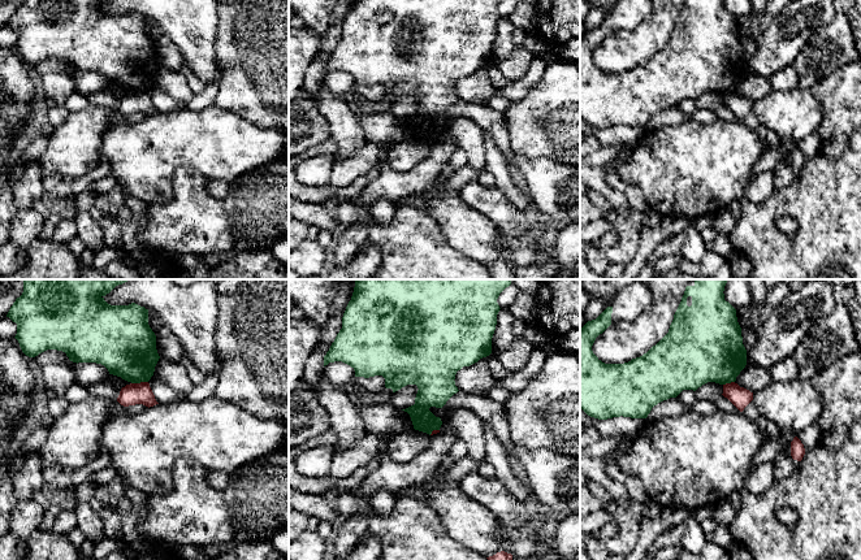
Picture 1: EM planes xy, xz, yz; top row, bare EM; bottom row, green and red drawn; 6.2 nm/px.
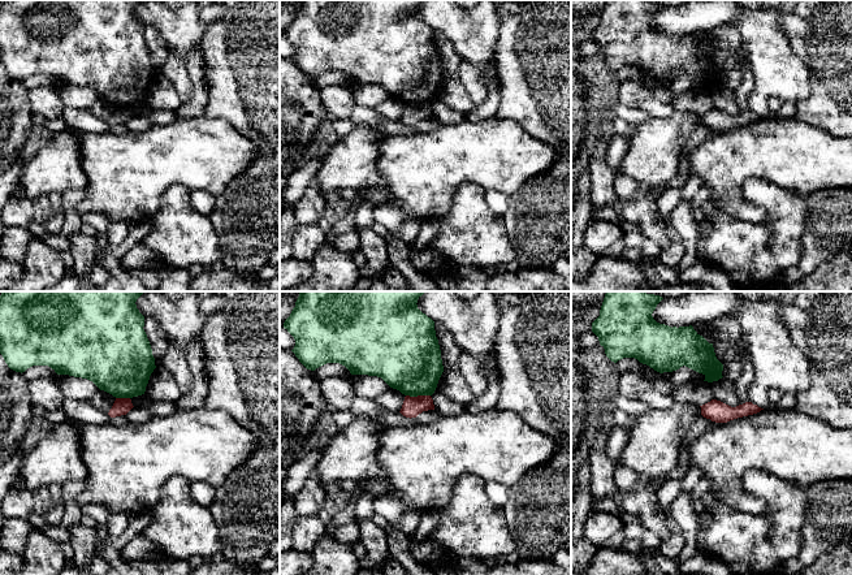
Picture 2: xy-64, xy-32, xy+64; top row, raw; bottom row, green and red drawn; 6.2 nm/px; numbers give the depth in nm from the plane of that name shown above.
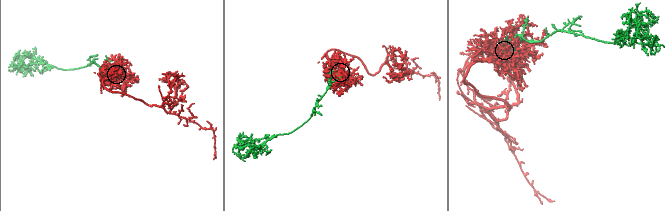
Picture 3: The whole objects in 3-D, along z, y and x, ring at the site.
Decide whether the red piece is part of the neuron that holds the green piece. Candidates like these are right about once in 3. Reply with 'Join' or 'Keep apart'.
Keep apart

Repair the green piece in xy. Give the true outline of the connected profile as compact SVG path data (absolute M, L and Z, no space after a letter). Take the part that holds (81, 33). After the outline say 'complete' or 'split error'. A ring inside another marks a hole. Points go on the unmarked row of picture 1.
M23 0L10 16L7 26L17 32L16 48L22 61L35 66L47 58L66 62L73 71L96 71L104 74L109 83L131 92L148 91L160 68L156 58L156 44L148 34L148 18L135 12L111 14L104 5L111 0Z; complete

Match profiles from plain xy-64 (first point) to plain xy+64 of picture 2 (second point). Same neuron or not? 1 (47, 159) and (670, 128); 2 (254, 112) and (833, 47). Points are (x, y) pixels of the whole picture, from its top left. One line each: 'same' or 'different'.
1: same
2: same

